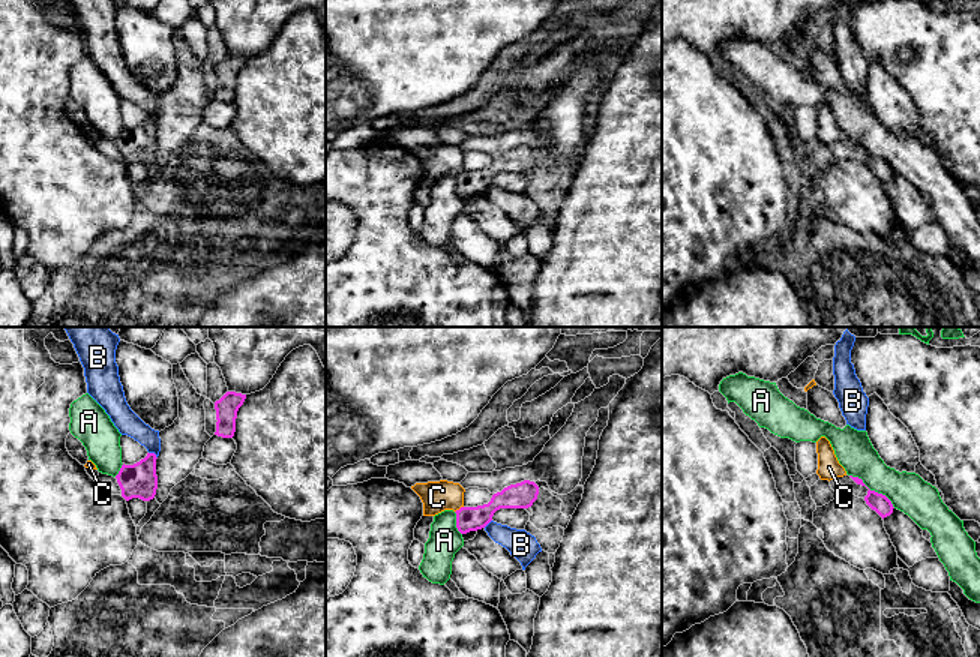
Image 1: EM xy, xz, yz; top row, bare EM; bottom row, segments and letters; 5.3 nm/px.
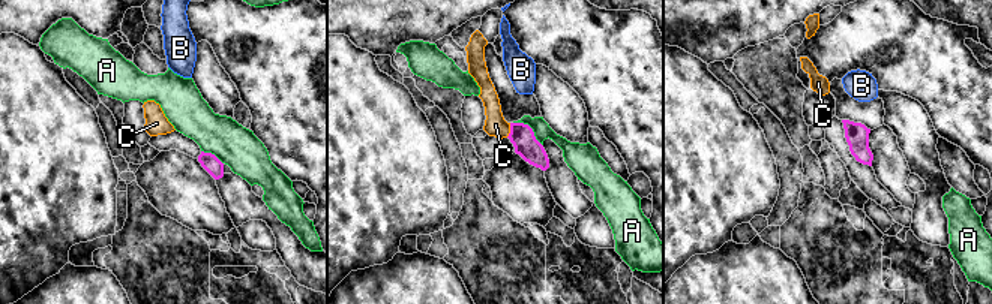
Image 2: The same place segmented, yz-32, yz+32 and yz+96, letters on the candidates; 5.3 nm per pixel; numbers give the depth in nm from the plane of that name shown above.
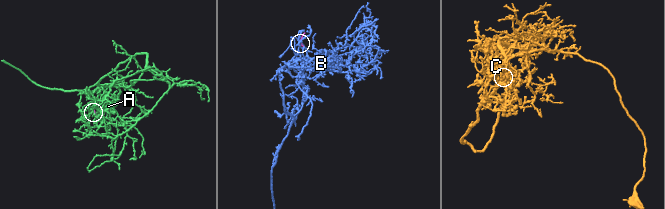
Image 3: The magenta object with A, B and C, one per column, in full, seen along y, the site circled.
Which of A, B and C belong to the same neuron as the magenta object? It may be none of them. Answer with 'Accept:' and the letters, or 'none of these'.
Accept: none of these

